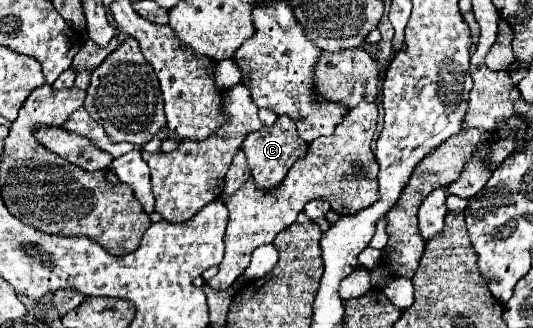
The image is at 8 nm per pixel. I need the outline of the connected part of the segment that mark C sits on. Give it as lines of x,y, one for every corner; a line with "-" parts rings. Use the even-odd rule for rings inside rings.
279,116
273,126
263,126
261,130
249,134
243,142
243,152
247,156
247,164
251,168
255,184
263,190
269,190
281,184
281,180
289,172
289,168
295,164
295,160
305,156
307,144
301,140
301,136
297,136
295,124
289,120
289,116

